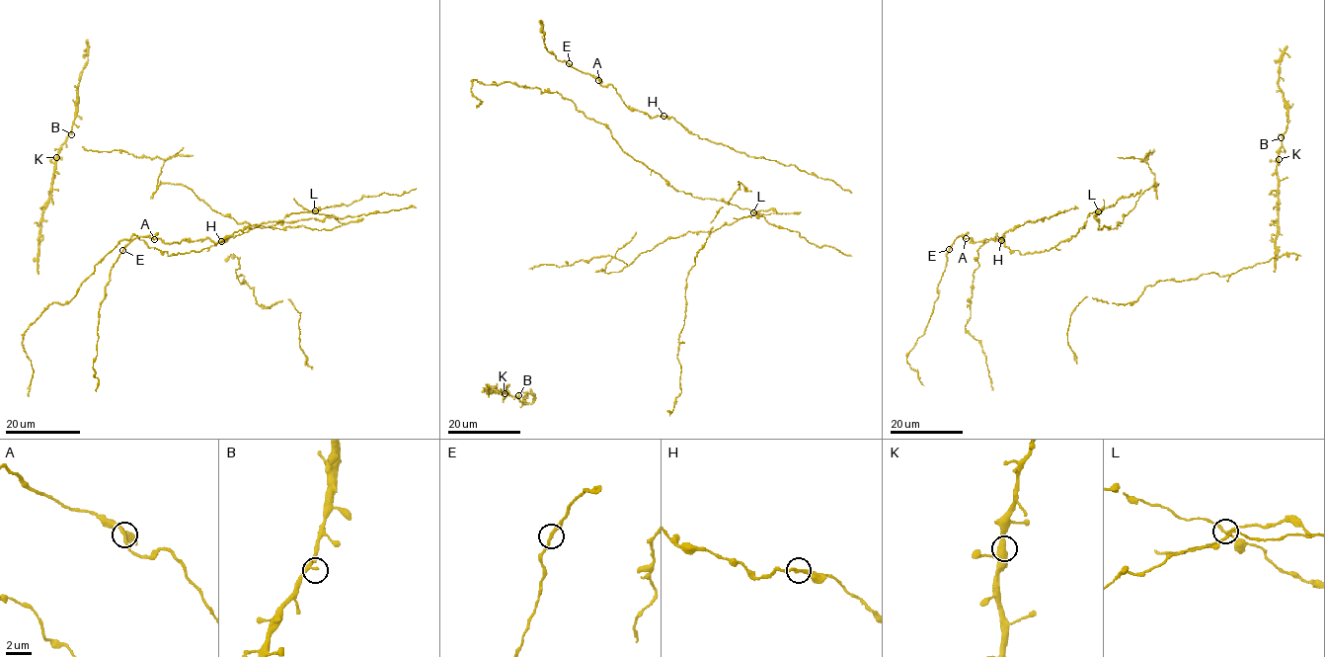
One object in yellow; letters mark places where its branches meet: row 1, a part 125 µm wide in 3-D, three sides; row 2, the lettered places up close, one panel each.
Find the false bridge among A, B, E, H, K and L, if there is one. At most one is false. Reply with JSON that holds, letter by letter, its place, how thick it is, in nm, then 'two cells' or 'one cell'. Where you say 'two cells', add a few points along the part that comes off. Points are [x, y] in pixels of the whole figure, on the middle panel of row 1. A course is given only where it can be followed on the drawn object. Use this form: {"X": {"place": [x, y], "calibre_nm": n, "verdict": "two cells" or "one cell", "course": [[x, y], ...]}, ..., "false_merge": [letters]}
{"A": {"place": [598, 80], "calibre_nm": 170, "verdict": "one cell"}, "B": {"place": [518, 395], "calibre_nm": 240, "verdict": "one cell"}, "E": {"place": [569, 63], "calibre_nm": 240, "verdict": "one cell"}, "H": {"place": [663, 116], "calibre_nm": 240, "verdict": "one cell"}, "K": {"place": [505, 393], "calibre_nm": 440, "verdict": "one cell"}, "L": {"place": [753, 212], "calibre_nm": 200, "verdict": "two cells", "course": [[753, 212], [780, 212], [755, 212], [712, 232], [666, 238], [618, 272], [601, 270], [610, 256], [529, 269]]}, "false_merge": ["L"]}

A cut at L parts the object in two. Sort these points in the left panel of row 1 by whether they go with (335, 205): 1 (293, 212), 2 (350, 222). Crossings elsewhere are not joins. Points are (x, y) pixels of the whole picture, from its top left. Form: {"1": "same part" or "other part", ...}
{"1": "same part", "2": "other part"}

